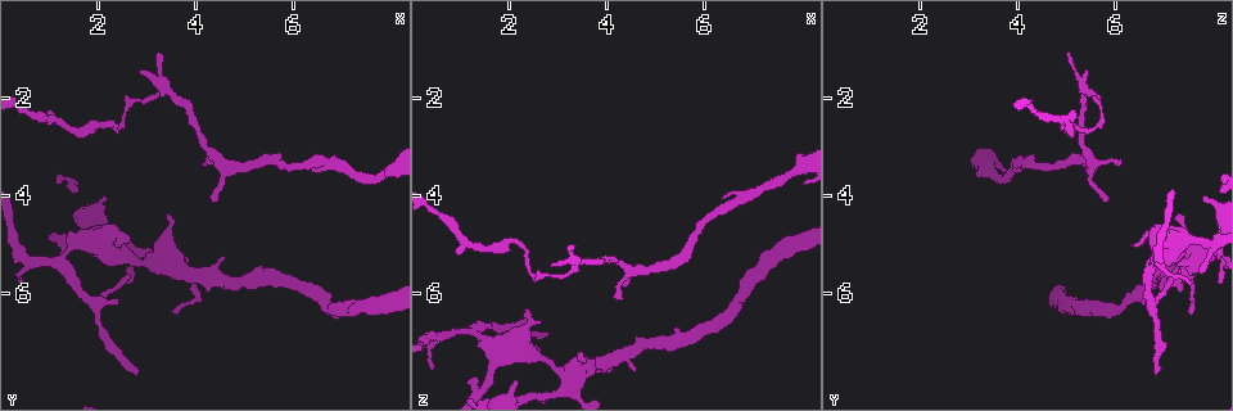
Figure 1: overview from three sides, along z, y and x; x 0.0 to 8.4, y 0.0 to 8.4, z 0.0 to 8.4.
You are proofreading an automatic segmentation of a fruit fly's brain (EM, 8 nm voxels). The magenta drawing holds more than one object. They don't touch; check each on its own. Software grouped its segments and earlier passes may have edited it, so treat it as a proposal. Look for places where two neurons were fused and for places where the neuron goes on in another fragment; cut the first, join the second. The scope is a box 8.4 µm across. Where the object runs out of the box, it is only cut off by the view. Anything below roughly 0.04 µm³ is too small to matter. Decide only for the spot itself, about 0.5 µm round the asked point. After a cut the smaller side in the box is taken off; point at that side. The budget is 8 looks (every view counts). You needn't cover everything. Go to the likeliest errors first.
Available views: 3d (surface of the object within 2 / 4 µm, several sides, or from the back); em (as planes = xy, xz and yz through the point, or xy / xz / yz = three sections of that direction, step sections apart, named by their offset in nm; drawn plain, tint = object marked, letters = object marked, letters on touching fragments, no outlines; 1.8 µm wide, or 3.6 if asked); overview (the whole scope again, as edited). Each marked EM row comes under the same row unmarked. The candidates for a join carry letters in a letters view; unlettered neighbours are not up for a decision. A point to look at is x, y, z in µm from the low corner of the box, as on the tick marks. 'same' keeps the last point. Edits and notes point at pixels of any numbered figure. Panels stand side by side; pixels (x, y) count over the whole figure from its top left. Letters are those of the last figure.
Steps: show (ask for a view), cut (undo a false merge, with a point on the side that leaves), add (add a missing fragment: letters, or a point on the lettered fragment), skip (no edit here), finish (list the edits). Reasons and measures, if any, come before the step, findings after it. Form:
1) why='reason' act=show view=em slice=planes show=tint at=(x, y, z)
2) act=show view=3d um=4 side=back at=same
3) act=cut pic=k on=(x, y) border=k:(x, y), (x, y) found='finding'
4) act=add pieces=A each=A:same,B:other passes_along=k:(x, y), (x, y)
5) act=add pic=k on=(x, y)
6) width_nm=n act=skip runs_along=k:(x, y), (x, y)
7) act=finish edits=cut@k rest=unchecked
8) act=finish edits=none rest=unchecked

why='four or more arms meet' act=show view=3d um=2 at=(3.35, 5.40, 7.60)

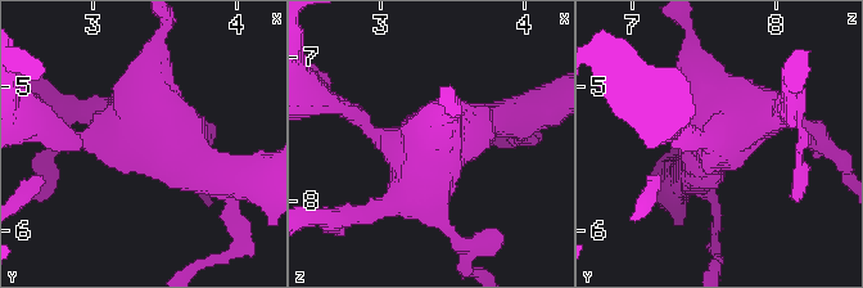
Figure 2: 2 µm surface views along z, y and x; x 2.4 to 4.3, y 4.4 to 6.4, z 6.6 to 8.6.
why='now the EM' act=show view=em slice=planes show=letters at=(3.28, 5.34, 7.62)

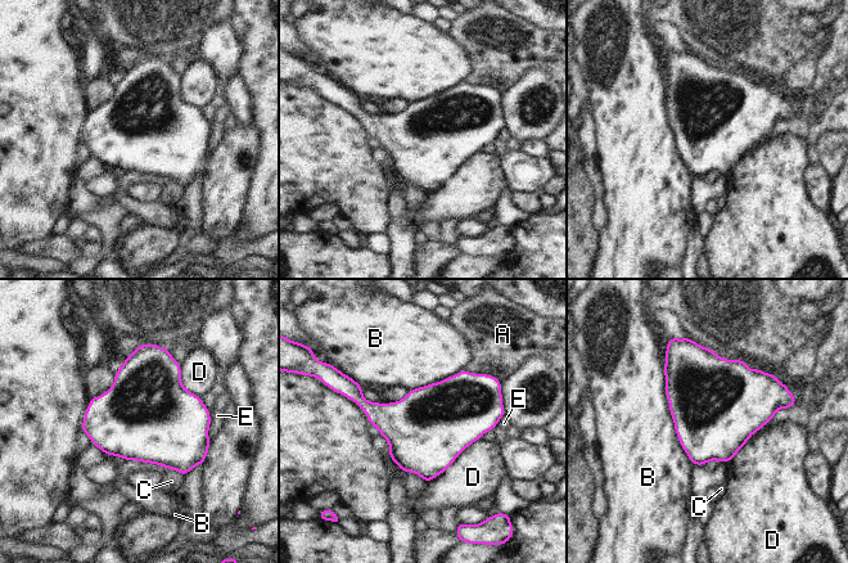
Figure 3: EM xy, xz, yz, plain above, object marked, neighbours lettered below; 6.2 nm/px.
act=skip each=A:other,B:other,C:other,D:other,E:other border=3:(663, 364), (673, 431), (693, 465) found='one neuron here'

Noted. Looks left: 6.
why='sharp bend' act=show view=3d um=2 side=back at=(1.25, 5.30, 6.80)

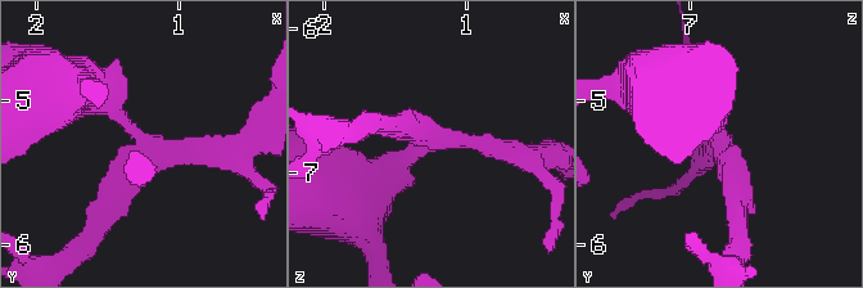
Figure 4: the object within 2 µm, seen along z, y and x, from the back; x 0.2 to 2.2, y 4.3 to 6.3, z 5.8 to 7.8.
arms=3 arm_widths_nm=180,200,460 why='now the EM' act=show view=em slice=xy step=8 show=tint at=(1.28, 5.32, 6.80)

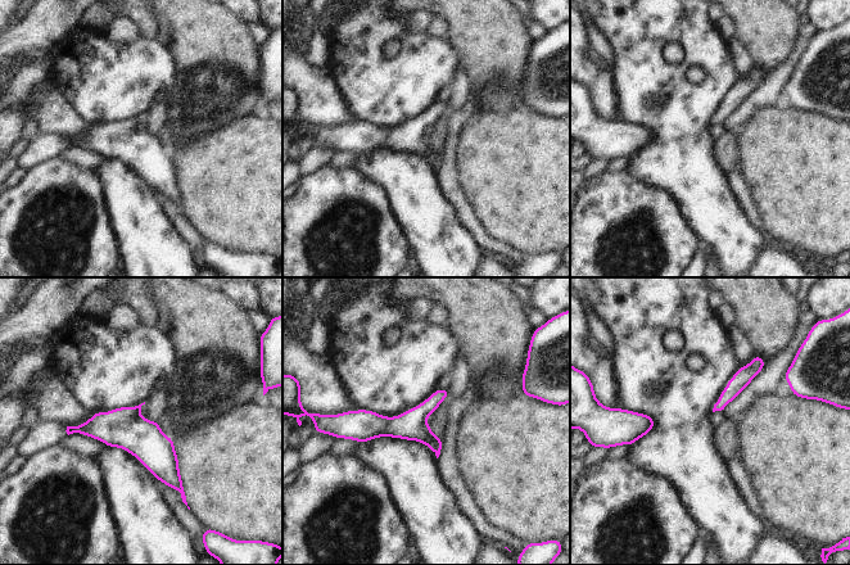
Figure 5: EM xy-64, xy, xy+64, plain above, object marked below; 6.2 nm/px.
act=show view=em slice=xz step=4 show=letters at=same

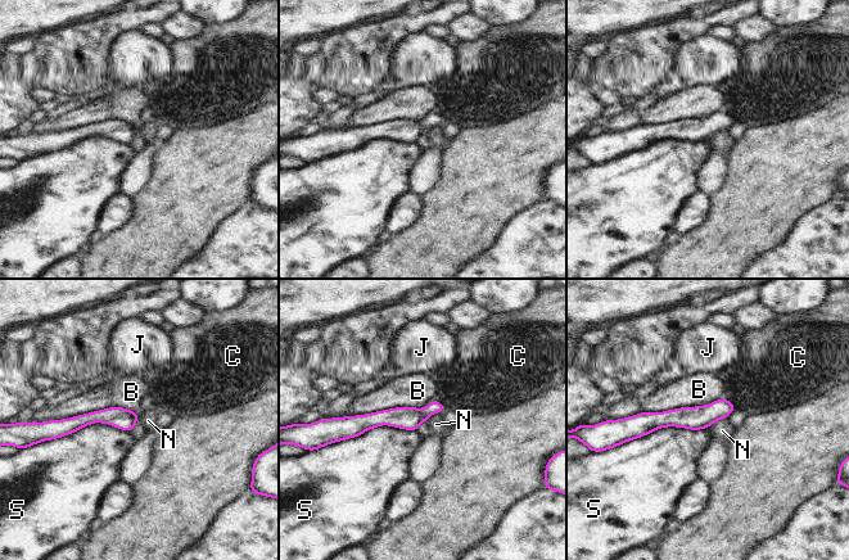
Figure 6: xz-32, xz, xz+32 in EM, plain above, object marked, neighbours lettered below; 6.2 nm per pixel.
width_nm=140 act=skip each=B:other,C:other,J:other,N:other,S:other border=6:(442, 412), (434, 412), (427, 420) found='continuous, no second neuron'

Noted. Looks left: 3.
act=show view=em slice=xz step=8 show=letters at=(2.20, 4.10, 7.80)

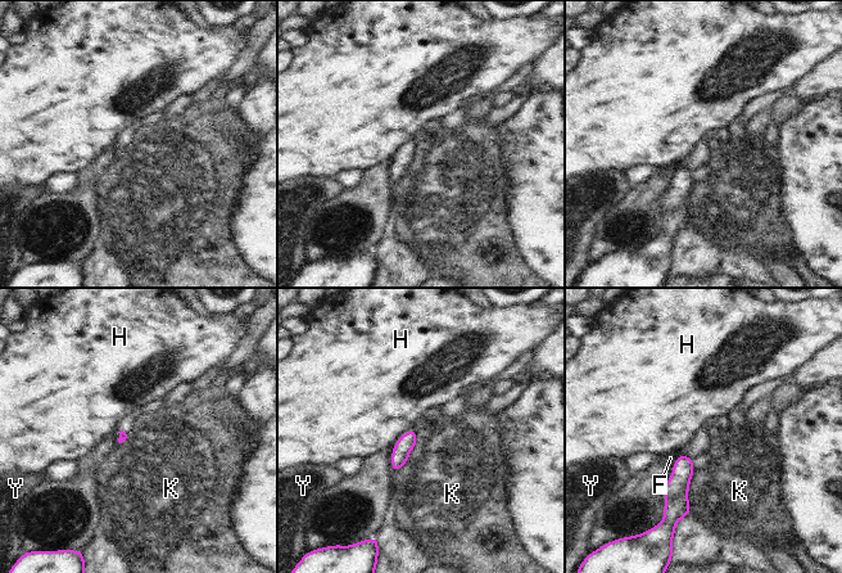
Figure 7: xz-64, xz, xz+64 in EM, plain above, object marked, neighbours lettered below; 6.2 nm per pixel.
act=skip each=F:other,H:other,K:other,Y:other found='no lettered fragment goes on from it'

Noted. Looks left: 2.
why='branch stops here' act=show view=3d um=2 at=(2.90, 1.50, 5.45)

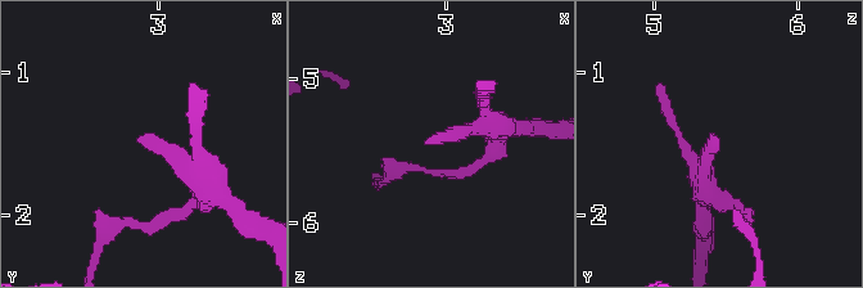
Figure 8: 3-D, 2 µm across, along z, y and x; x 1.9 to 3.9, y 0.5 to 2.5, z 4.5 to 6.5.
why='now the EM' act=show view=em slice=planes show=letters at=(2.86, 1.44, 5.44)

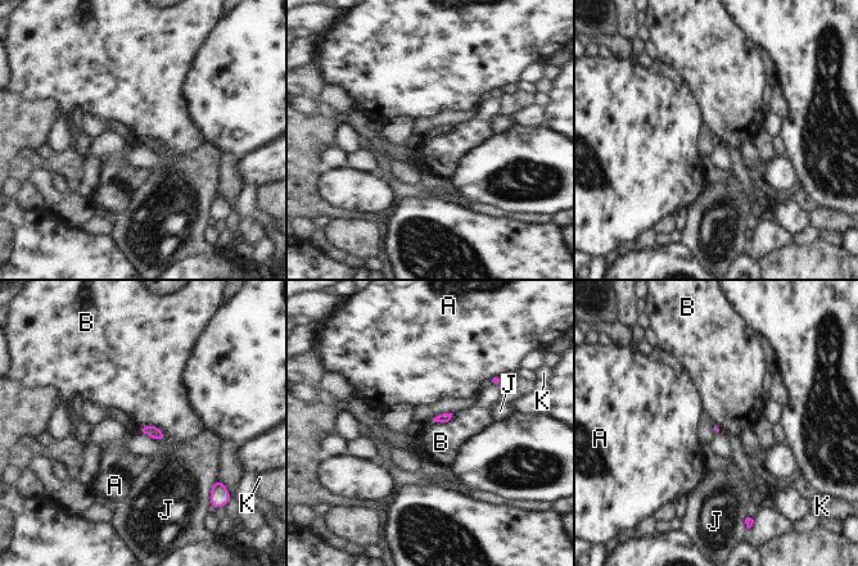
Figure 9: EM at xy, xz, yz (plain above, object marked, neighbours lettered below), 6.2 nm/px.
act=skip each=A:other,B:other,J:other,K:other border=9:(141, 428), (157, 426), (166, 437) found='none of them fits'

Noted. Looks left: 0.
act=finish edits=none rest=unchecked

